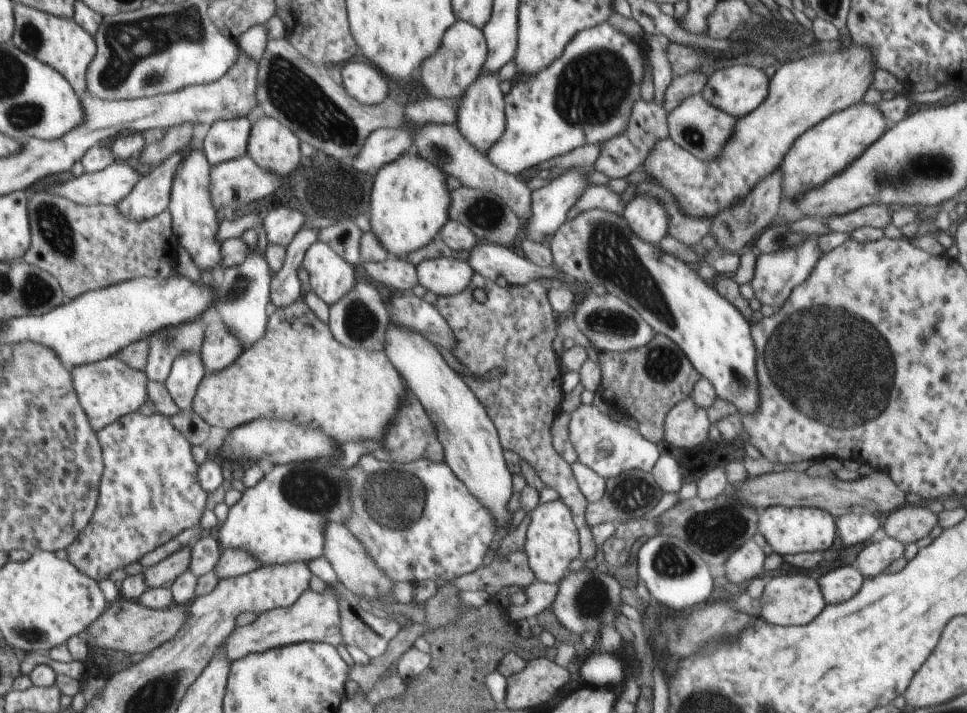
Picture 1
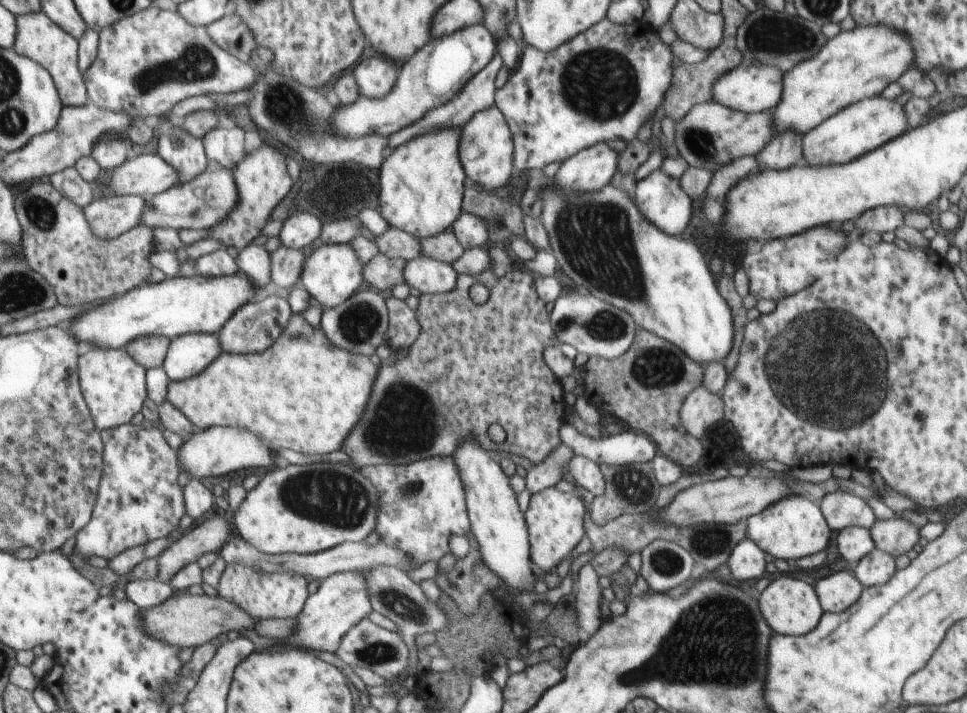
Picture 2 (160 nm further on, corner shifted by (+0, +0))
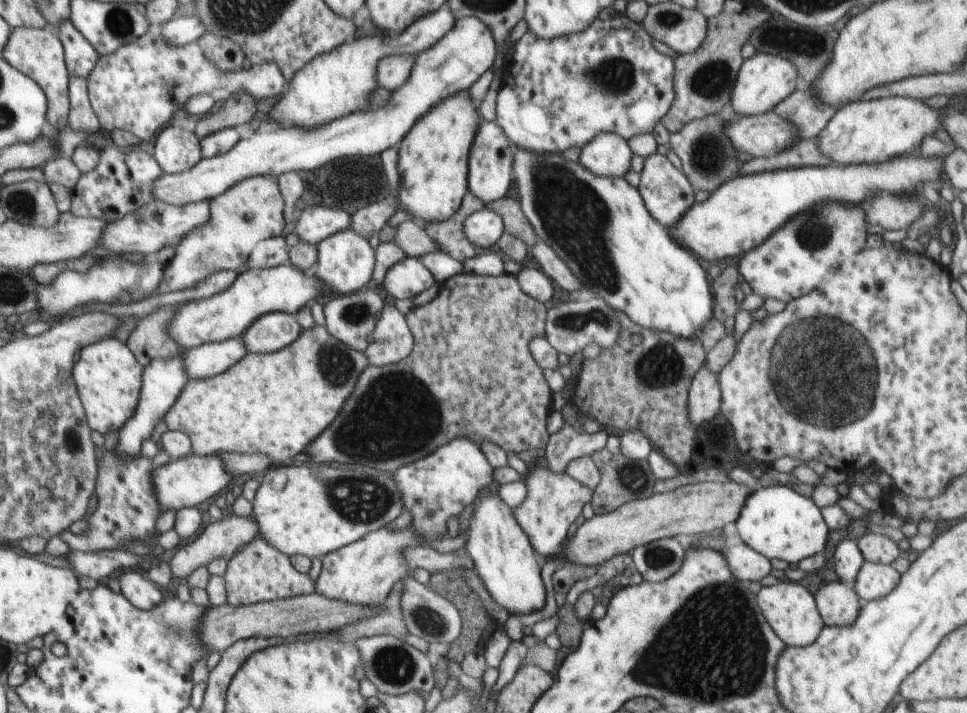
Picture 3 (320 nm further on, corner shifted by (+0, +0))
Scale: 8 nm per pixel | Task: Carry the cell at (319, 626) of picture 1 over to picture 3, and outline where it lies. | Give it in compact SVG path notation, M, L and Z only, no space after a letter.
M382 527L372 531L364 538L321 557L322 568L315 584L315 592L331 599L340 599L367 607L382 605L390 594L392 586L409 574L405 549L422 545L430 546L429 543L424 542L417 535L414 527L401 530Z

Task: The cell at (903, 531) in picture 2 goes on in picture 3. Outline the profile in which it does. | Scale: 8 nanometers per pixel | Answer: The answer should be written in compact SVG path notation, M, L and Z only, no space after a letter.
M866 533L857 539L857 545L865 558L865 562L890 565L898 556L900 549L897 543L881 534Z

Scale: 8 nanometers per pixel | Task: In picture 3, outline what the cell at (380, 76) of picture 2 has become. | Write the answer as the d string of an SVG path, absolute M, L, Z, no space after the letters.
M418 53L392 55L379 60L377 66L379 86L393 92L403 85L412 72L417 56Z

